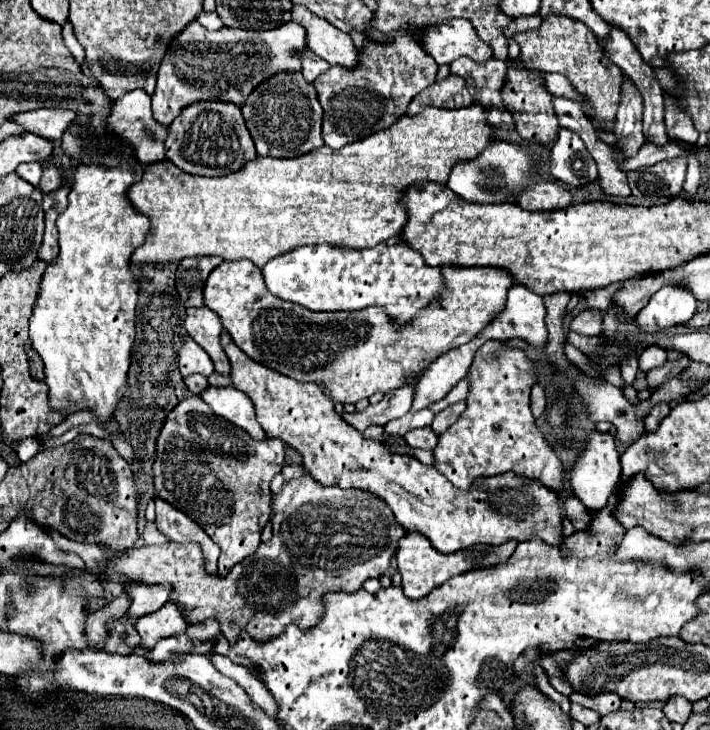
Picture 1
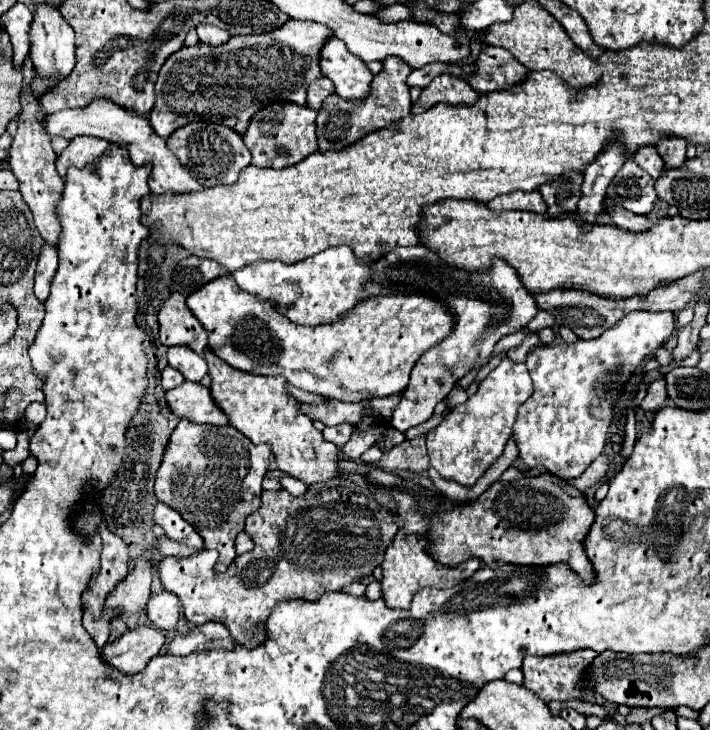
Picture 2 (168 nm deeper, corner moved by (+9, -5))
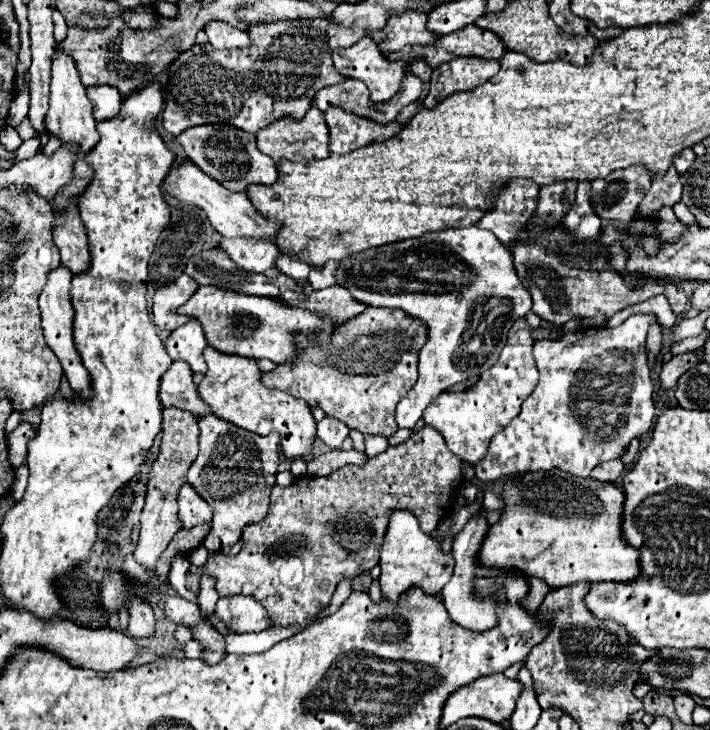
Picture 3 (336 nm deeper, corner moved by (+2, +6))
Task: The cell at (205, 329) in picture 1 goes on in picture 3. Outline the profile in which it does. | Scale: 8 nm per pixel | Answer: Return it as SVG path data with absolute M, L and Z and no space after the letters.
M181 275L171 283L165 283L159 287L159 291L153 297L153 321L159 329L173 331L181 327L189 317L177 315L177 305L183 305L195 291L197 283L189 275Z

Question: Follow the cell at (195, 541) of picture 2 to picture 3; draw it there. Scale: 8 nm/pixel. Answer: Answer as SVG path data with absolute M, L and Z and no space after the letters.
M185 483L181 487L179 493L179 519L183 523L183 527L193 527L199 521L211 521L211 507L207 505L207 501L195 491L193 485Z

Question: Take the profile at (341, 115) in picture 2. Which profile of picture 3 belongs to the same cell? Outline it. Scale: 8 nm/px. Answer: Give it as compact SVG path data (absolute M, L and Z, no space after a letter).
M329 109L325 113L329 127L329 149L333 153L349 153L369 143L381 143L401 131L401 123L377 125L375 121L345 113L341 109Z

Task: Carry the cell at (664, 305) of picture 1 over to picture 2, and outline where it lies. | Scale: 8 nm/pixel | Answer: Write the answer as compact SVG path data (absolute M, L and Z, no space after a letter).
M636 310L594 340L532 350L526 366L534 382L534 394L520 406L514 424L514 438L524 464L528 468L544 466L558 478L580 476L606 444L612 406L622 384L628 382L642 358L652 356L674 334L674 328L674 312Z

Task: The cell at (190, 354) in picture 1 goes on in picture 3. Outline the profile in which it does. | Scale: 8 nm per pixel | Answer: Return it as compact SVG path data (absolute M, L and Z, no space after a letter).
M187 321L185 325L171 331L165 339L165 349L173 359L183 359L191 365L193 373L205 373L207 363L203 359L203 349L207 347L203 329L197 321Z

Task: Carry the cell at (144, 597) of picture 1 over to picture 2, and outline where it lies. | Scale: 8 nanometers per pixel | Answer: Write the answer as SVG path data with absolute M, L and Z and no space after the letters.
M162 592L162 594L152 594L150 604L148 604L148 620L160 628L160 630L174 630L176 620L178 620L180 604L178 596L172 592Z

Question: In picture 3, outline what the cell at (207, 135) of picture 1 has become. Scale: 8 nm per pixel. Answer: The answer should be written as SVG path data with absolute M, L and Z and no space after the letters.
M201 125L197 129L187 129L177 137L187 157L209 177L221 181L225 189L245 191L253 183L273 185L277 181L277 167L271 157L265 157L255 145L255 135L245 133L231 125Z

